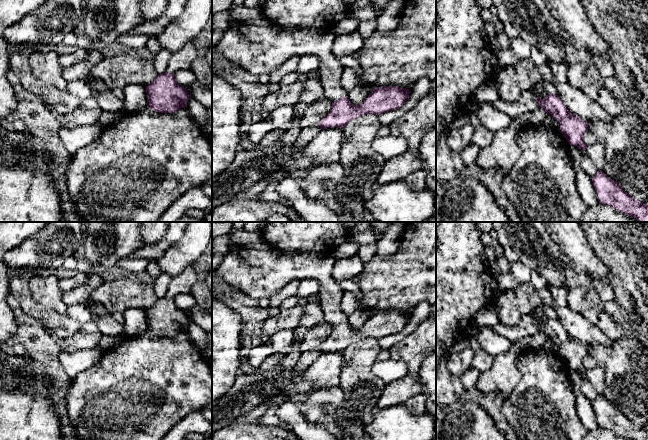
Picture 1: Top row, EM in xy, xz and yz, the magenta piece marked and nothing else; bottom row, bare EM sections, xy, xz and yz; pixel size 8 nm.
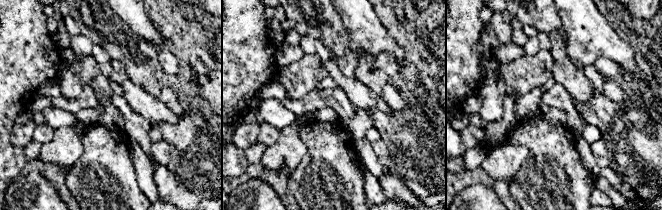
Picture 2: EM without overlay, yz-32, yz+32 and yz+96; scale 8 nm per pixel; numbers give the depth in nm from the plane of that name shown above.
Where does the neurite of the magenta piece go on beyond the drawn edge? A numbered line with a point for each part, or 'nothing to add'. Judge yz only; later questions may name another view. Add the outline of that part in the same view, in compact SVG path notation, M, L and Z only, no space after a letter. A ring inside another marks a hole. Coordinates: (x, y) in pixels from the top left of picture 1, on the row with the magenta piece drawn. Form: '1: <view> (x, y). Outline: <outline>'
1: yz (526, 103). Outline: M524 90L521 96L514 102L499 99L490 103L496 110L507 115L513 121L521 114L534 112L540 108L531 90Z

